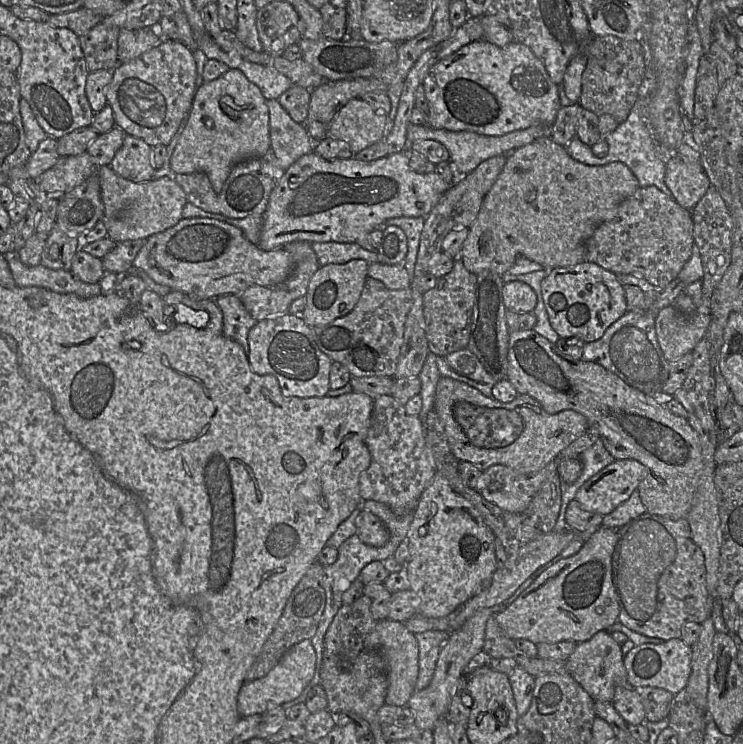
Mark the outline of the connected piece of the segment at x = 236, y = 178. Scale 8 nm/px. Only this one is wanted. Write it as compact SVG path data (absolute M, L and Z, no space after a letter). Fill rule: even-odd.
M272 149L264 156L245 160L235 165L226 179L221 192L216 193L209 177L204 172L174 175L176 182L186 193L188 202L211 213L228 218L242 219L253 215L263 215L270 195L284 175Z

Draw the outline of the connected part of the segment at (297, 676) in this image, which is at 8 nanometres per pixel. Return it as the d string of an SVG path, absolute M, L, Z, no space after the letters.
M302 640L289 648L265 676L249 682L244 681L237 697L240 718L254 714L261 715L269 709L299 697L314 677L316 659L316 651L311 640Z

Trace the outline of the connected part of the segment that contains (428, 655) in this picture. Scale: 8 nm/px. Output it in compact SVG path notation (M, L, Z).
M438 630L415 634L419 648L419 673L414 692L422 690L430 684L440 651L448 636L449 632Z

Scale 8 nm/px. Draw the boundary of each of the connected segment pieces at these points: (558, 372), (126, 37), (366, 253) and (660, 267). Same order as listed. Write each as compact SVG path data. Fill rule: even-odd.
M534 329L510 333L507 379L518 394L531 396L549 414L574 410L584 415L589 427L598 431L605 448L616 460L634 459L643 464L645 475L638 485L638 492L647 513L671 519L686 518L702 472L701 444L688 420L663 406L665 397L645 394L595 362L572 360Z
M157 27L137 30L120 29L118 63L127 63L152 49L161 41Z
M316 242L311 245L320 266L345 264L353 259L363 259L369 264L379 262L377 252L366 250L357 243Z
M640 186L631 196L620 203L615 218L599 225L587 239L585 261L596 263L615 274L632 274L645 278L652 285L664 288L677 278L680 270L689 260L693 243L694 225L691 212L657 187Z

